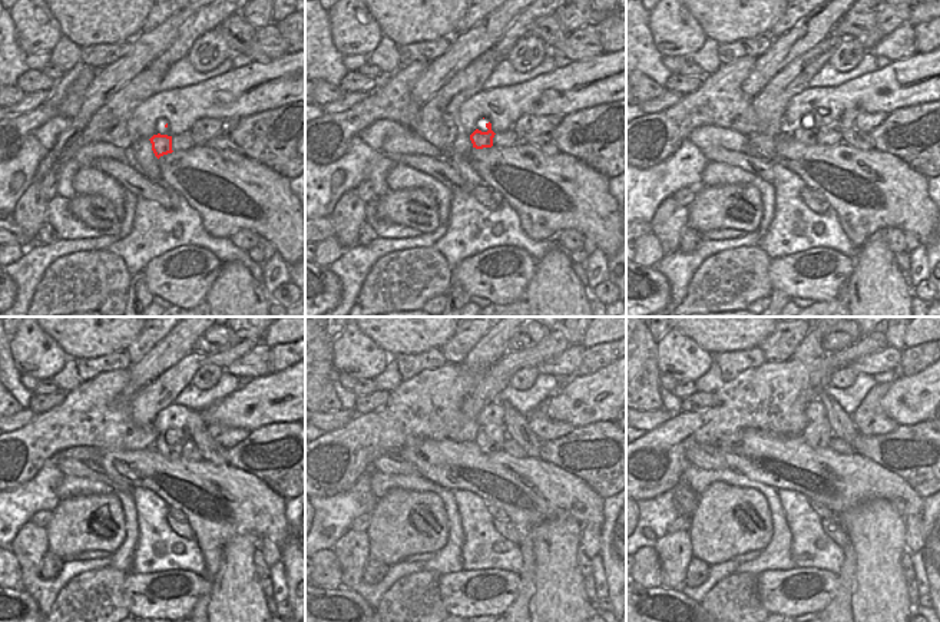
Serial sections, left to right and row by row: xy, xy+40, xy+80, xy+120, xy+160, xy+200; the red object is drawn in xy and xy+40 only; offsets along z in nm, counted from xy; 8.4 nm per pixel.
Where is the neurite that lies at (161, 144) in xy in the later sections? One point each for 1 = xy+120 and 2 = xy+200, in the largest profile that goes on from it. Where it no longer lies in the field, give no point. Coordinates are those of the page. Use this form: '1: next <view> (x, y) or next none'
1: next xy+120 (169, 445)
2: next xy+200 (817, 433)

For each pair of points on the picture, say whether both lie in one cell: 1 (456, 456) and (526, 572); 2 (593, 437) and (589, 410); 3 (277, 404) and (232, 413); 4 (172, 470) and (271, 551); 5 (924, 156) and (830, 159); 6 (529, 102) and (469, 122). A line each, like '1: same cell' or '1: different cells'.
1: same cell
2: different cells
3: same cell
4: different cells
5: different cells
6: same cell

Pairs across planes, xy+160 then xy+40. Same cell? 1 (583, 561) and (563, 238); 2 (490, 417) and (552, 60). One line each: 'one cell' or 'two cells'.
1: one cell
2: two cells

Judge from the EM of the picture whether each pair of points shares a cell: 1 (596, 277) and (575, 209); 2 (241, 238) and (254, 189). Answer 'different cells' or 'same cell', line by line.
1: different cells
2: different cells

